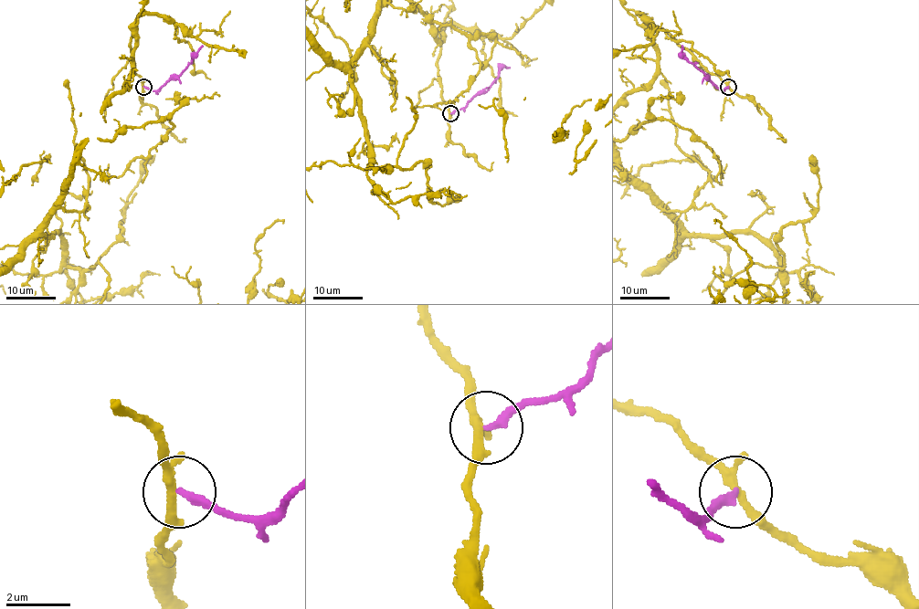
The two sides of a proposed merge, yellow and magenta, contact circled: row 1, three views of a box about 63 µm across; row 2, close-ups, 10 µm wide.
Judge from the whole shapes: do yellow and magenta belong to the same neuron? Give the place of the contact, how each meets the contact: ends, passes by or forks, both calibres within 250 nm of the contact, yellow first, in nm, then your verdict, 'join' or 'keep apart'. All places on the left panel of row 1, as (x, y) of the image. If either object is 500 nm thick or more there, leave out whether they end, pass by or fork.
place (143, 87); yellow forks; magenta ends; calibres 220 and 240 nm; keep apart

